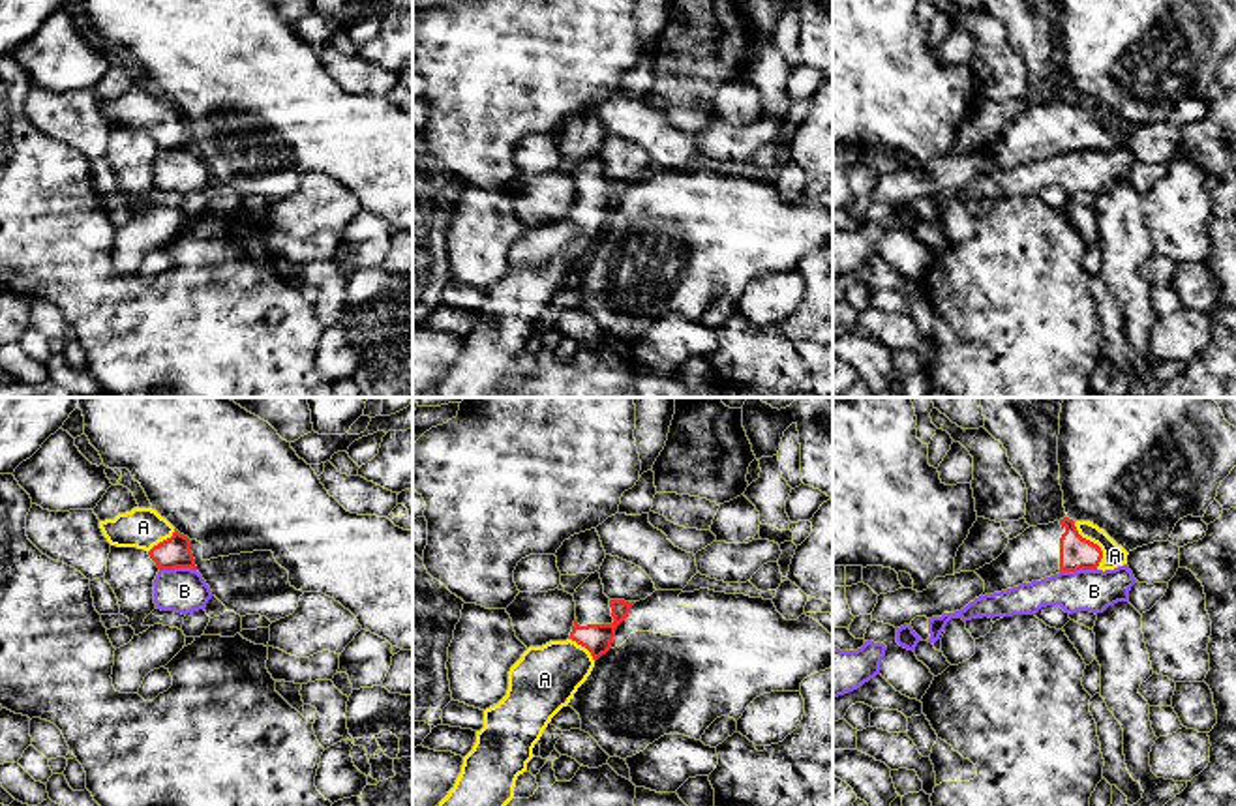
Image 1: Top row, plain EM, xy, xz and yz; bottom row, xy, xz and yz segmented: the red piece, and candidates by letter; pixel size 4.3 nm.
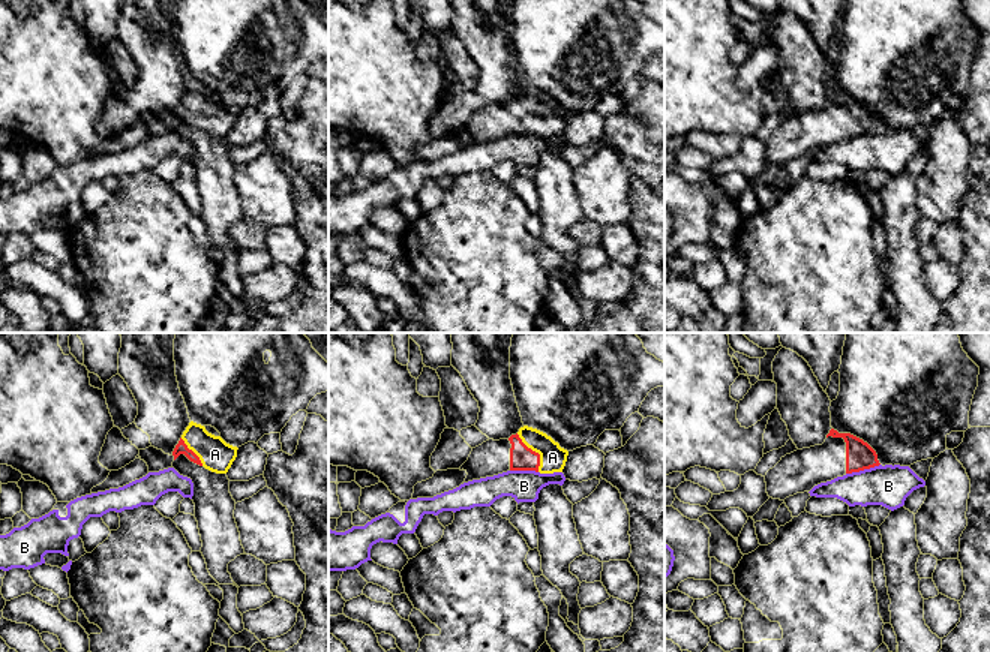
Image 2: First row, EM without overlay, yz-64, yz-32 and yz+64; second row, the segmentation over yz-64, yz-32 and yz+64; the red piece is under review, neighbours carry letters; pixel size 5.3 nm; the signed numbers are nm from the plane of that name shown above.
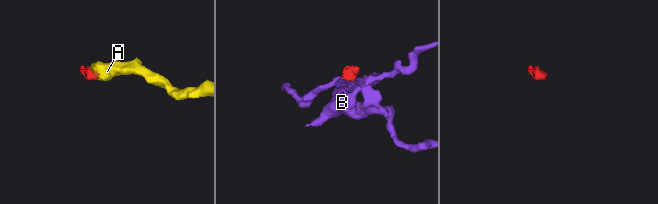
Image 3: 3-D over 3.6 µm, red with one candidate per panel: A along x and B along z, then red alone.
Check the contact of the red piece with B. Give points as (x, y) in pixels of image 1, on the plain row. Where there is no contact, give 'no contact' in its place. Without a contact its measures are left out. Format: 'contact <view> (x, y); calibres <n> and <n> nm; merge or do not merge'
contact xy (177, 147); calibres 140 and 190 nm; do not merge

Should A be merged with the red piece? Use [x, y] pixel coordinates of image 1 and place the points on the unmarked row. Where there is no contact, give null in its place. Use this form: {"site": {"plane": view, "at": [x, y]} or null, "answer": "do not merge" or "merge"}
{"site": {"plane": "yz", "at": [1092, 122]}, "answer": "merge"}

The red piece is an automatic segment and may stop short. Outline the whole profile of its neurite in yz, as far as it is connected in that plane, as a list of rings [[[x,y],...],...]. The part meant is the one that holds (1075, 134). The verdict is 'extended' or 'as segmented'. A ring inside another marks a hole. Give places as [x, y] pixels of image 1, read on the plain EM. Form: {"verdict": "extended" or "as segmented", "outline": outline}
{"verdict": "extended", "outline": [[[1063,97],[1026,109],[1009,120],[1003,133],[975,150],[985,161],[985,174],[1022,163],[1041,161],[1060,152],[1114,150],[1127,144],[1127,131],[1090,101]]]}

